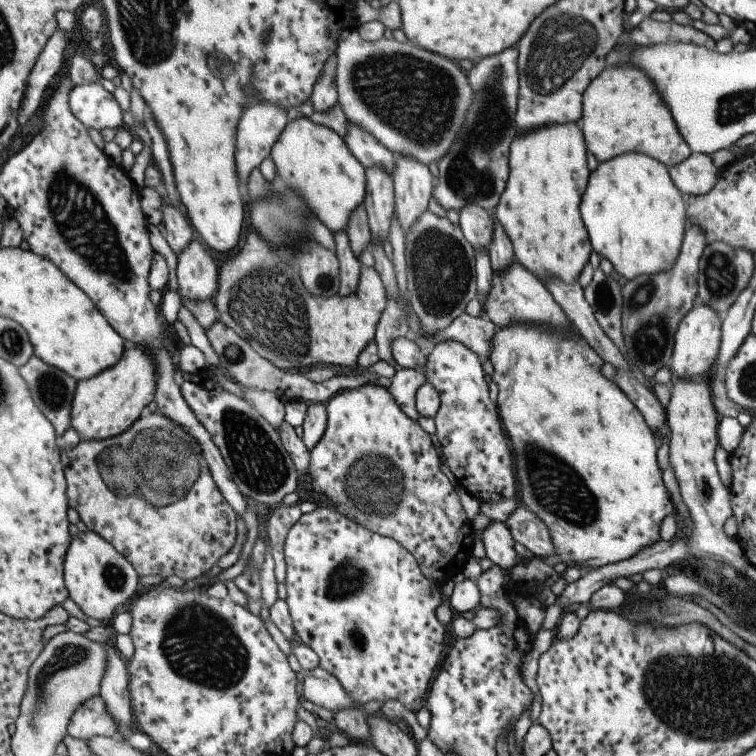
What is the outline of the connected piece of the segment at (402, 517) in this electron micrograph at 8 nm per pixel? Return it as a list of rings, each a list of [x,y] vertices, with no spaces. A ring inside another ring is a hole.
[[[363,384],[334,393],[326,401],[325,432],[309,450],[307,477],[315,490],[329,500],[337,512],[358,525],[381,533],[400,544],[413,555],[421,574],[430,583],[441,584],[459,574],[471,558],[473,530],[459,498],[447,476],[439,469],[440,458],[431,444],[430,434],[416,420],[403,414],[387,388]]]

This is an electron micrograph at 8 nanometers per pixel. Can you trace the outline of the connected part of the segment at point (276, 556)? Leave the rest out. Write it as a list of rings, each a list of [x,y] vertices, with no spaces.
[[[279,504],[265,523],[266,538],[273,559],[273,574],[279,584],[285,580],[285,562],[283,562],[283,542],[291,525],[301,516],[299,504]]]

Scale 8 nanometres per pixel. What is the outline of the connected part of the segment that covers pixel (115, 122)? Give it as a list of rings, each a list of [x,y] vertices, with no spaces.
[[[99,82],[75,85],[68,94],[71,114],[86,129],[118,129],[124,126],[123,111],[111,93],[104,90]]]

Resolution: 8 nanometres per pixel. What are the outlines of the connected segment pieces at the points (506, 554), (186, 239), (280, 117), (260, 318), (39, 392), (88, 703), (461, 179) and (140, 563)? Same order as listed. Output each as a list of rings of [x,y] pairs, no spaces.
[[[491,520],[481,531],[481,542],[485,556],[495,566],[509,570],[517,564],[517,553],[513,550],[514,540],[505,523]]]
[[[167,194],[166,197],[161,196],[161,200],[163,200],[163,208],[161,208],[163,220],[161,222],[166,232],[165,240],[169,248],[173,250],[173,254],[181,254],[189,246],[189,242],[193,240],[193,232],[191,232],[183,214],[179,212],[179,208],[169,204]]]
[[[259,100],[254,101],[254,104],[250,104],[243,110],[243,114],[239,118],[239,124],[236,126],[234,154],[235,170],[237,170],[241,195],[244,192],[243,187],[245,186],[245,180],[247,180],[247,174],[257,168],[261,160],[269,155],[269,148],[277,140],[279,132],[285,128],[286,114],[287,110],[285,108],[279,108],[277,104],[269,104],[269,102],[259,102]]]
[[[250,228],[239,252],[225,260],[219,268],[216,290],[212,296],[217,319],[279,370],[297,370],[317,363],[335,364],[343,368],[357,367],[359,353],[374,340],[375,325],[385,310],[386,294],[379,274],[374,267],[363,265],[353,294],[341,298],[341,294],[336,293],[329,298],[321,298],[309,294],[309,290],[301,286],[297,270],[287,249],[283,252],[271,250],[271,246],[267,246]]]
[[[31,355],[18,370],[27,382],[35,406],[51,423],[54,433],[61,436],[69,428],[76,381],[61,370],[47,366],[35,355]]]
[[[99,694],[85,700],[81,706],[77,706],[67,722],[66,732],[73,738],[85,742],[91,736],[117,736],[117,722],[111,718],[111,714],[105,710],[103,700]]]
[[[509,48],[495,53],[487,58],[473,64],[471,70],[465,73],[465,84],[471,89],[471,106],[463,112],[465,118],[461,122],[459,134],[455,136],[453,144],[449,144],[449,150],[437,160],[437,177],[433,178],[432,194],[433,200],[443,210],[455,210],[459,212],[467,204],[477,204],[489,212],[494,212],[501,191],[505,186],[508,174],[508,150],[515,136],[515,110],[518,97],[518,70],[517,70],[517,49]]]
[[[157,410],[148,416],[140,416],[129,428],[126,428],[117,436],[103,440],[79,440],[74,447],[61,449],[59,454],[65,477],[65,496],[67,497],[68,508],[73,508],[77,512],[77,516],[85,524],[86,530],[91,530],[91,532],[97,533],[97,536],[105,538],[117,550],[117,554],[121,554],[133,566],[133,570],[136,570],[139,577],[147,576],[147,574],[157,575],[163,579],[168,576],[176,576],[184,581],[199,577],[210,570],[211,566],[221,556],[227,554],[235,543],[236,516],[233,508],[229,506],[229,503],[223,498],[223,495],[211,480],[209,469],[199,452],[197,442],[185,432],[184,428],[177,426],[175,422],[171,422],[169,418],[165,418]]]

